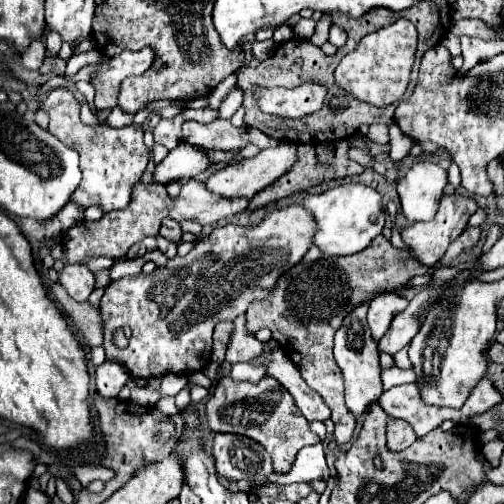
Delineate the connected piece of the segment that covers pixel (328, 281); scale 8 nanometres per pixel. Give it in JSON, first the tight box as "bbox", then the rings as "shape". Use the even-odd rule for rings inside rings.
{"bbox":[246,235,440,447],"shape":[[[384,235],[374,239],[362,253],[346,257],[326,257],[316,245],[312,245],[306,257],[278,279],[270,297],[266,297],[266,301],[252,301],[246,311],[248,333],[256,335],[258,329],[268,327],[294,365],[300,367],[304,381],[330,407],[330,419],[336,425],[334,439],[340,447],[352,439],[356,421],[344,405],[344,381],[332,353],[334,333],[342,327],[342,321],[350,315],[354,305],[362,305],[380,293],[396,291],[414,275],[432,275],[438,267],[440,263],[434,267],[420,265],[418,259],[404,249],[396,249]]]}

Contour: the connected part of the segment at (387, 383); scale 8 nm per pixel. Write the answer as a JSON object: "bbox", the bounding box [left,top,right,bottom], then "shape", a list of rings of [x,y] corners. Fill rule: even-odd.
{"bbox":[381,366,416,390],"shape":[[[397,366],[392,367],[390,370],[381,368],[381,377],[384,390],[396,385],[416,382],[416,374],[413,369],[403,370]]]}

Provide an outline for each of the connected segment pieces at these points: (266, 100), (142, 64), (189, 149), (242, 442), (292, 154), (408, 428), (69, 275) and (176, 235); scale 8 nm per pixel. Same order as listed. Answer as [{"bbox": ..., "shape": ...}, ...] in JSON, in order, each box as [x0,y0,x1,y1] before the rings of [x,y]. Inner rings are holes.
[{"bbox":[254,83,326,119],"shape":[[[306,83],[296,89],[256,89],[254,95],[261,111],[278,117],[300,119],[322,107],[326,87]]]},{"bbox":[94,49,154,109],"shape":[[[140,49],[140,51],[124,51],[118,57],[112,57],[106,65],[100,67],[100,71],[94,75],[94,87],[96,87],[96,109],[112,109],[118,105],[118,93],[120,83],[130,75],[142,75],[150,69],[154,63],[154,49]]]},{"bbox":[154,141,212,185],"shape":[[[182,141],[176,149],[172,149],[168,153],[168,157],[156,165],[154,171],[154,181],[168,185],[172,181],[188,181],[196,175],[202,175],[204,171],[208,171],[212,167],[212,159],[208,155],[206,149],[196,147],[188,141]]]},{"bbox":[212,433,274,483],"shape":[[[216,433],[212,455],[216,461],[216,471],[234,481],[256,481],[264,483],[274,473],[272,457],[252,441],[250,437],[234,433]]]},{"bbox":[206,141,298,199],"shape":[[[280,141],[278,147],[270,147],[264,149],[260,155],[252,157],[252,159],[244,159],[236,165],[228,165],[222,171],[218,171],[216,175],[210,175],[206,179],[206,187],[216,193],[216,195],[226,195],[226,197],[248,197],[252,199],[258,191],[266,189],[268,185],[276,183],[284,173],[288,173],[294,163],[298,161],[298,153],[296,153],[296,145],[288,143],[288,141]]]},{"bbox":[386,417,416,451],"shape":[[[388,417],[388,429],[386,429],[386,439],[388,439],[388,449],[390,451],[402,451],[404,447],[410,447],[416,441],[416,433],[410,423],[404,419]]]},{"bbox":[58,265,94,303],"shape":[[[66,265],[58,273],[58,283],[68,291],[68,295],[82,303],[94,291],[94,275],[88,271],[86,265]]]},{"bbox":[160,217,182,243],"shape":[[[166,217],[166,221],[162,221],[162,227],[160,227],[160,235],[164,235],[166,239],[170,241],[176,241],[180,243],[180,237],[182,237],[182,229],[180,229],[180,223]]]}]

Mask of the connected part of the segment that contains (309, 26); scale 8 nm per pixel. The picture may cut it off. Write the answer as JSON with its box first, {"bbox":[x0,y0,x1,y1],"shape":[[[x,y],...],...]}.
{"bbox":[294,19,316,41],"shape":[[[300,19],[294,27],[294,35],[302,41],[310,41],[310,37],[314,35],[314,27],[316,27],[314,19]]]}

